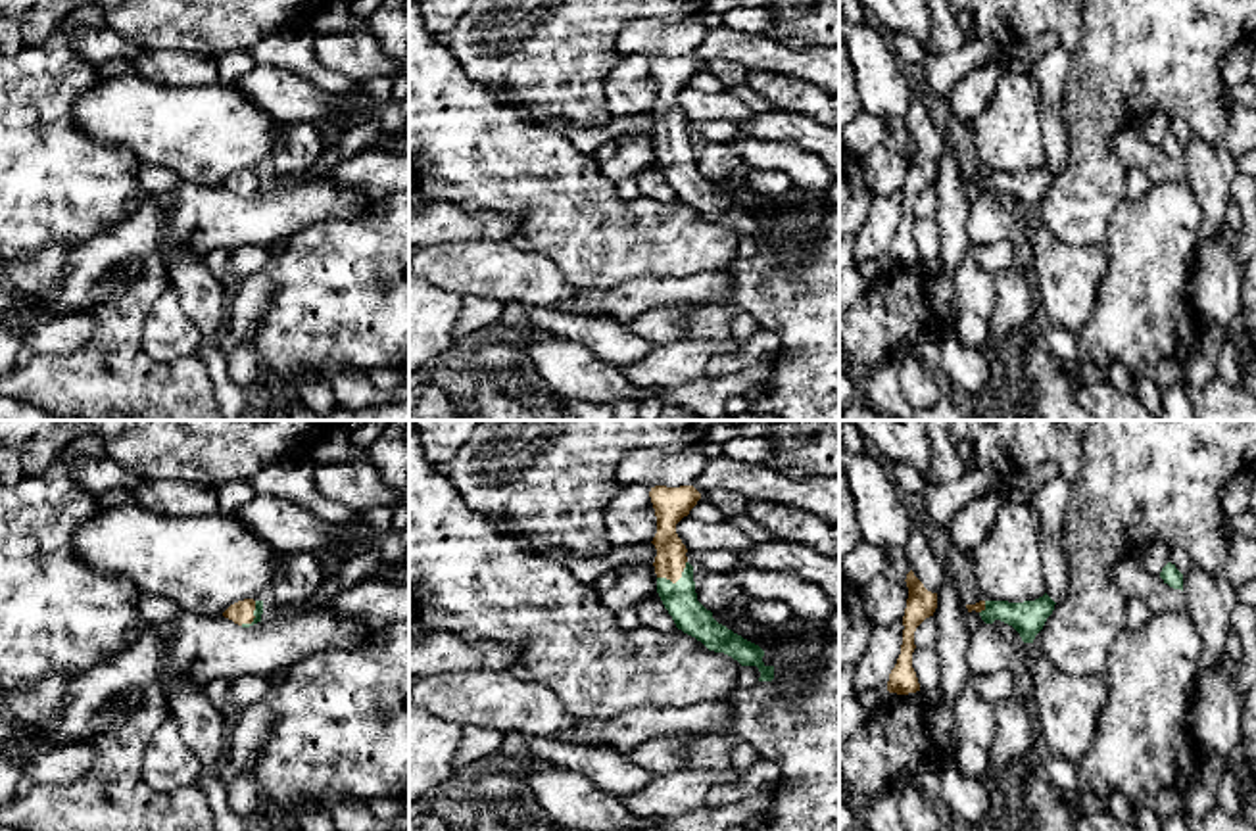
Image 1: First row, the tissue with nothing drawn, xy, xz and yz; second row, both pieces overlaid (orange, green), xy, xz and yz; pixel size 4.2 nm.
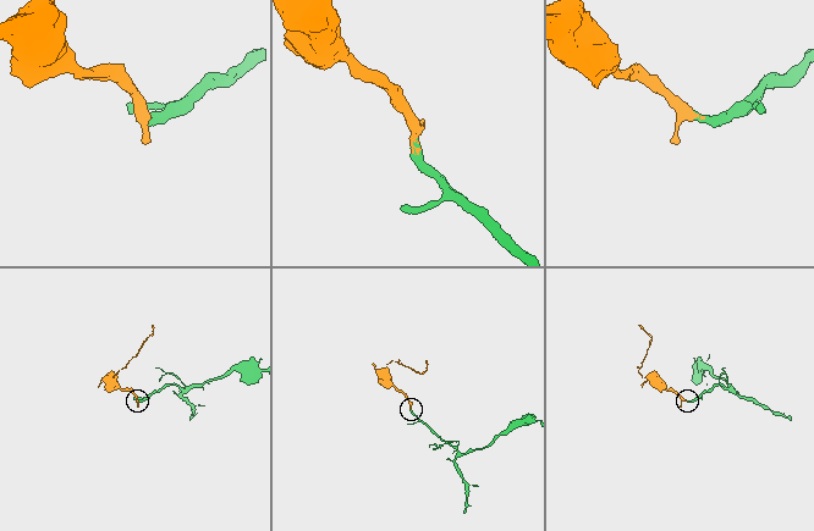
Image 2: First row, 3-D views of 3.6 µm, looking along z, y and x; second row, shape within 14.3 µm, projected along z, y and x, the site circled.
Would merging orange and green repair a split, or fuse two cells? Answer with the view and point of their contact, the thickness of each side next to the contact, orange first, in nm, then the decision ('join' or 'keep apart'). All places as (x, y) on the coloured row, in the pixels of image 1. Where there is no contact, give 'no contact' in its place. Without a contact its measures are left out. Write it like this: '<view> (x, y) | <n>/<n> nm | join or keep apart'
xz (676, 580) | 130/140 nm | join

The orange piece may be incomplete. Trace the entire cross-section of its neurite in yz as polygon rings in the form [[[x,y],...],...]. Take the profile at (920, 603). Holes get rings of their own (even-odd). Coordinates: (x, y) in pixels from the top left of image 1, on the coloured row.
[[[910,570],[906,574],[908,599],[903,616],[903,645],[895,668],[889,674],[887,691],[897,695],[908,695],[920,691],[916,672],[912,668],[914,631],[937,608],[937,593],[931,593]]]

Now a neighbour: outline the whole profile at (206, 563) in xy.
[[[140,503],[104,507],[75,528],[73,543],[96,572],[121,576],[142,595],[165,597],[204,616],[219,616],[244,599],[265,601],[280,555],[232,512],[175,516]]]

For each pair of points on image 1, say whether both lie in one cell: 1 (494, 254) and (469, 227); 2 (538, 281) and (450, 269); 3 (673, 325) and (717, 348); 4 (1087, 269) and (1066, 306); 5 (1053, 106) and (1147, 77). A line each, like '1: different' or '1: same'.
1: different
2: same
3: different
4: same
5: different

